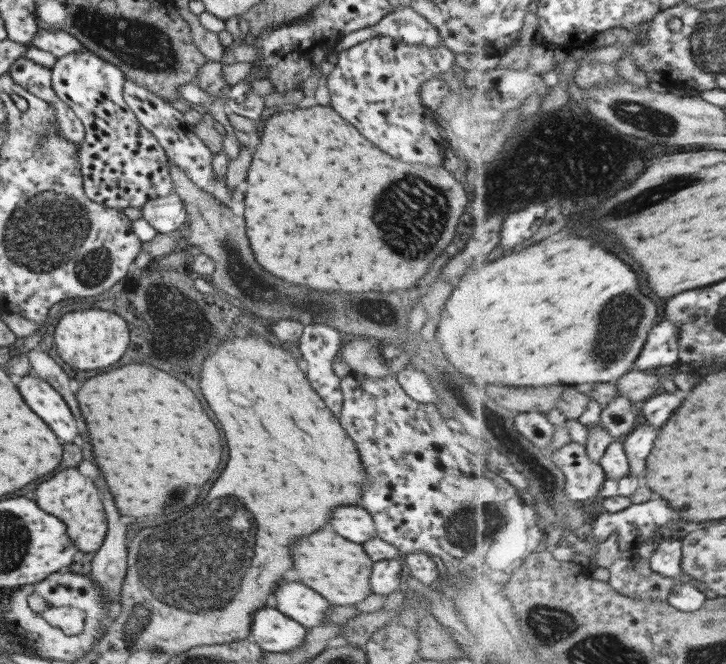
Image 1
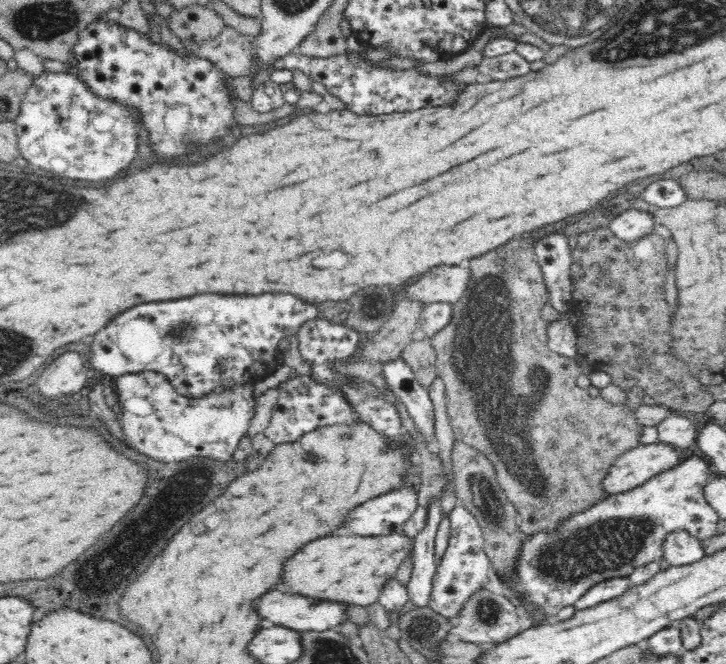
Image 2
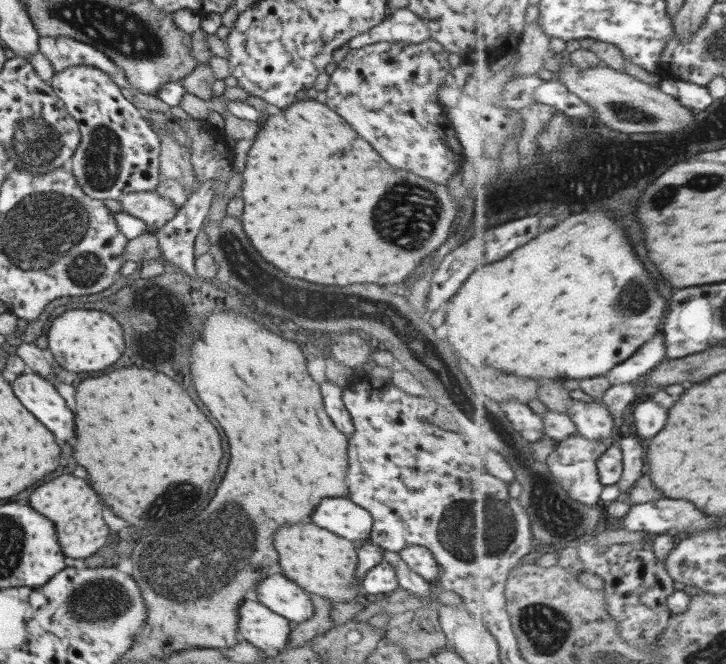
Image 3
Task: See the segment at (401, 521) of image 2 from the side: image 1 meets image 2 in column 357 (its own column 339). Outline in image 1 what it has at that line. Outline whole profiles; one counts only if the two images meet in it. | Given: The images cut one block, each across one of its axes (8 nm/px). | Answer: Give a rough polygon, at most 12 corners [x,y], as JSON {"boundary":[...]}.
{"boundary":[[358,505],[335,508],[331,528],[357,544],[376,536]]}

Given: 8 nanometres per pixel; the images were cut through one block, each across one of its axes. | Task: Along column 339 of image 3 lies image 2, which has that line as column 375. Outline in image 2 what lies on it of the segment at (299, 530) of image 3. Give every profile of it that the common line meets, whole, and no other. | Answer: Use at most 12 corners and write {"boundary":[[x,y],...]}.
{"boundary":[[318,538],[280,584],[312,600],[368,606],[413,539]]}

